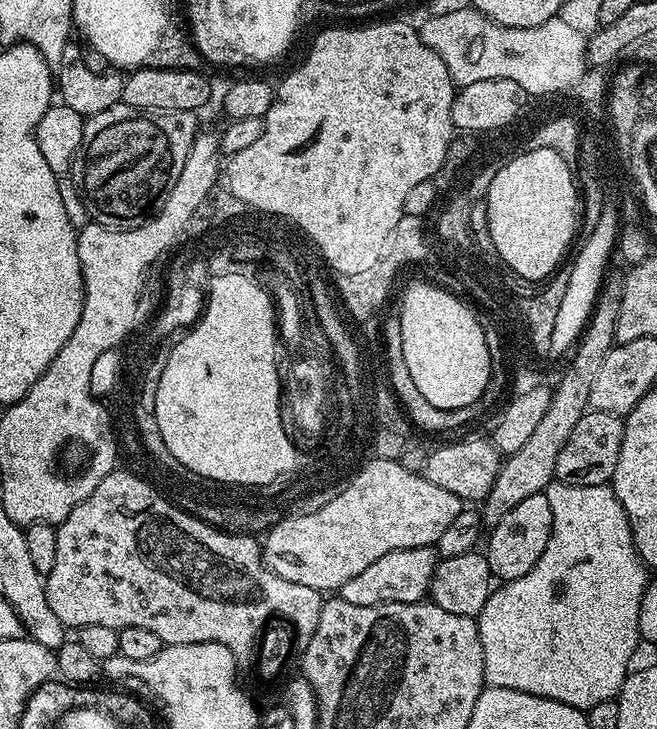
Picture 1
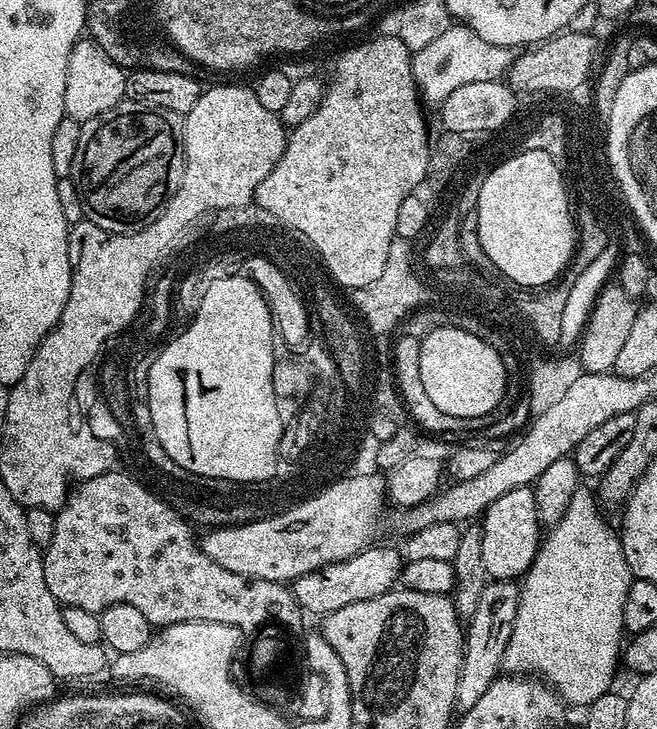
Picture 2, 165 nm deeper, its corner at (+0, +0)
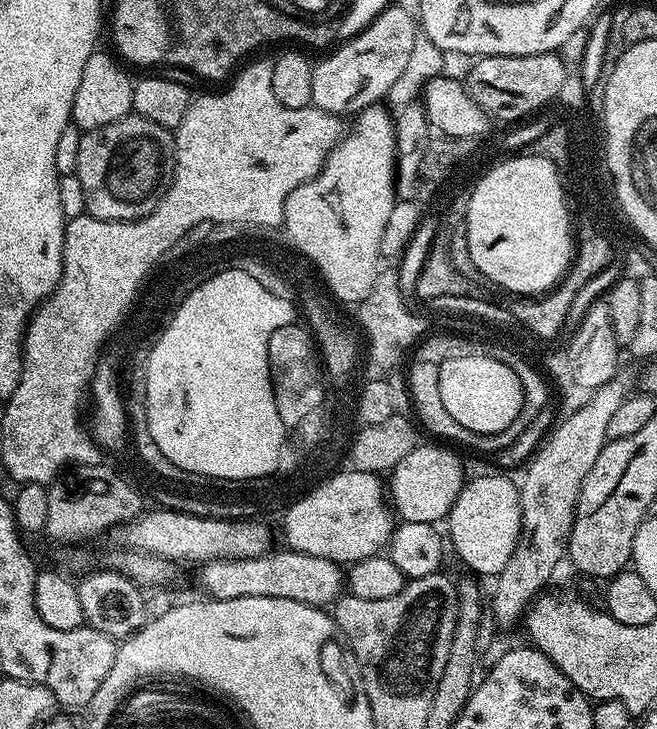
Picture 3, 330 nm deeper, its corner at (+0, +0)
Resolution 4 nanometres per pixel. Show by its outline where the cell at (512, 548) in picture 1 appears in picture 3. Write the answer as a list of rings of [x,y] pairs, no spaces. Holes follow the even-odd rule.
[[[476,476],[465,483],[464,489],[458,494],[454,506],[446,517],[446,540],[456,551],[456,556],[477,577],[489,576],[495,578],[502,570],[506,570],[506,562],[510,562],[510,554],[514,554],[514,546],[518,546],[520,527],[522,526],[522,506],[520,505],[520,490],[515,479],[508,476]]]

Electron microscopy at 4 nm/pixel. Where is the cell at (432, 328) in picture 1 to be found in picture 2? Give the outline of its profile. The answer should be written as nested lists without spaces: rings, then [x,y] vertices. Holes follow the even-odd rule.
[[[445,332],[438,334],[438,338],[431,337],[430,342],[425,342],[424,354],[420,357],[420,377],[422,386],[428,388],[430,402],[434,402],[438,410],[458,418],[474,418],[477,421],[488,418],[491,411],[502,402],[508,384],[507,370],[504,368],[502,358],[499,357],[498,350],[491,352],[486,345],[470,342],[462,334]]]

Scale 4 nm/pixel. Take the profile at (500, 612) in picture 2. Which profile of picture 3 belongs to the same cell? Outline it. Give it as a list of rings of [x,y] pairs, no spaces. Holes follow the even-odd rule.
[[[624,370],[617,371],[610,382],[589,395],[592,397],[581,408],[574,409],[556,429],[552,428],[543,443],[531,453],[532,461],[525,466],[524,477],[518,480],[522,506],[518,546],[514,546],[510,562],[506,562],[506,570],[495,577],[492,602],[490,598],[490,616],[500,628],[512,628],[525,619],[532,601],[547,589],[544,587],[548,579],[555,574],[560,559],[565,559],[582,482],[586,482],[586,474],[590,474],[598,454],[602,454],[609,441],[606,425],[610,417],[632,391],[631,378]]]

